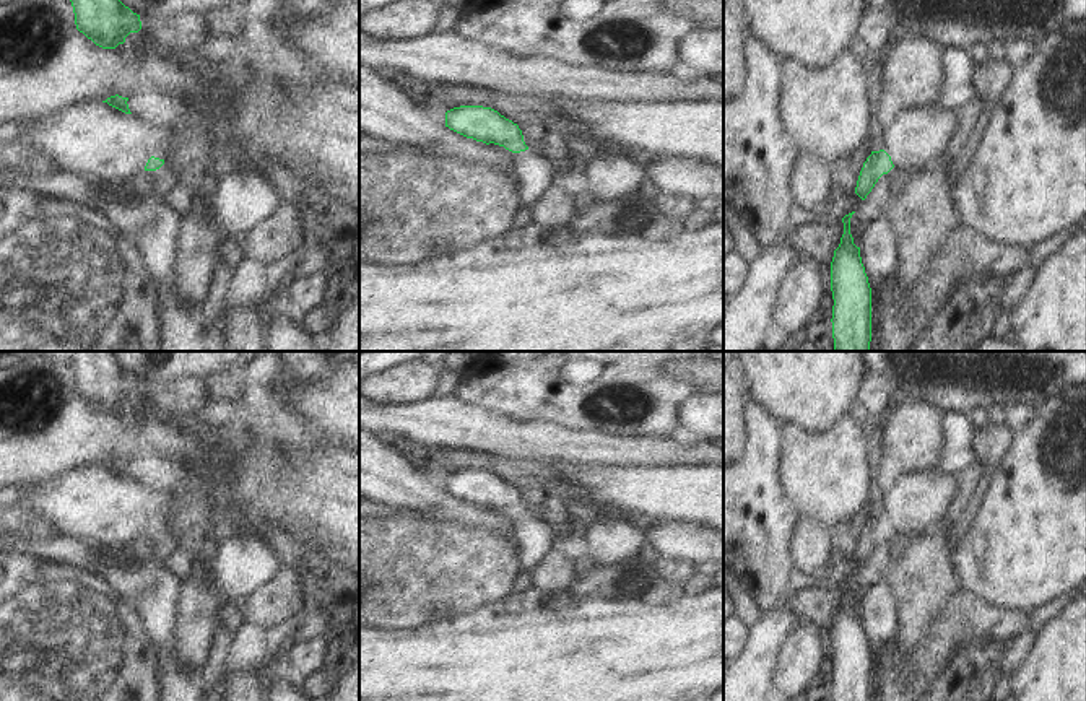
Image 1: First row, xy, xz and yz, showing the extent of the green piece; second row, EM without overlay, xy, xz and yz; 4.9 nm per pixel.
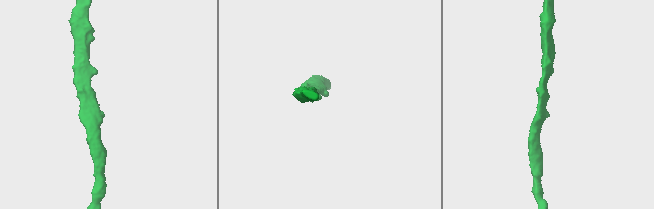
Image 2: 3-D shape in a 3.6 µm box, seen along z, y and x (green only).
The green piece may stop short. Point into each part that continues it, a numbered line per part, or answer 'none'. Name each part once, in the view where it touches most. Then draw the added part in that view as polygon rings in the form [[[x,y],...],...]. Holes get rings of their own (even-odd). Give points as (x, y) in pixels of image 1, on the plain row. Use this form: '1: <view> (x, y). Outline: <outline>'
none.

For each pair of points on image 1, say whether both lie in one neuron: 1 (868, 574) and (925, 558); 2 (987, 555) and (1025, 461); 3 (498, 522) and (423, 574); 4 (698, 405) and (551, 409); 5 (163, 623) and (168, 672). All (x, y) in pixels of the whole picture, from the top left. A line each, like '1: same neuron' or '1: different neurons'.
1: different neurons
2: same neuron
3: different neurons
4: different neurons
5: different neurons

